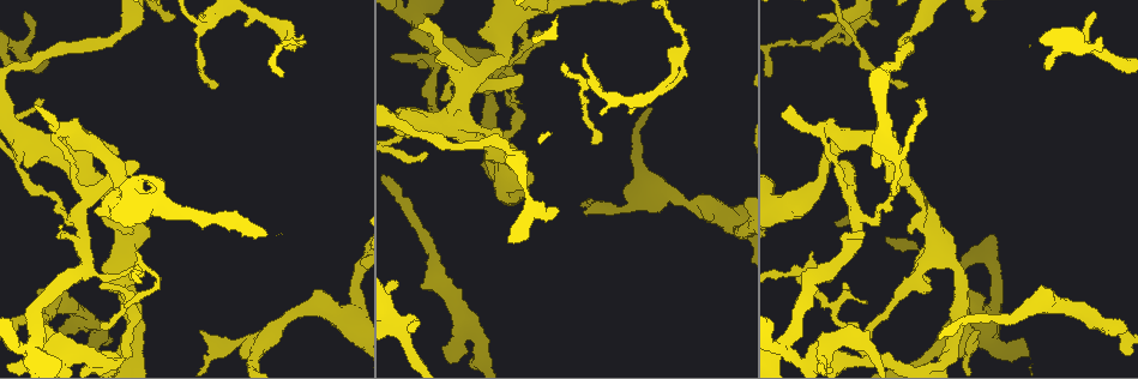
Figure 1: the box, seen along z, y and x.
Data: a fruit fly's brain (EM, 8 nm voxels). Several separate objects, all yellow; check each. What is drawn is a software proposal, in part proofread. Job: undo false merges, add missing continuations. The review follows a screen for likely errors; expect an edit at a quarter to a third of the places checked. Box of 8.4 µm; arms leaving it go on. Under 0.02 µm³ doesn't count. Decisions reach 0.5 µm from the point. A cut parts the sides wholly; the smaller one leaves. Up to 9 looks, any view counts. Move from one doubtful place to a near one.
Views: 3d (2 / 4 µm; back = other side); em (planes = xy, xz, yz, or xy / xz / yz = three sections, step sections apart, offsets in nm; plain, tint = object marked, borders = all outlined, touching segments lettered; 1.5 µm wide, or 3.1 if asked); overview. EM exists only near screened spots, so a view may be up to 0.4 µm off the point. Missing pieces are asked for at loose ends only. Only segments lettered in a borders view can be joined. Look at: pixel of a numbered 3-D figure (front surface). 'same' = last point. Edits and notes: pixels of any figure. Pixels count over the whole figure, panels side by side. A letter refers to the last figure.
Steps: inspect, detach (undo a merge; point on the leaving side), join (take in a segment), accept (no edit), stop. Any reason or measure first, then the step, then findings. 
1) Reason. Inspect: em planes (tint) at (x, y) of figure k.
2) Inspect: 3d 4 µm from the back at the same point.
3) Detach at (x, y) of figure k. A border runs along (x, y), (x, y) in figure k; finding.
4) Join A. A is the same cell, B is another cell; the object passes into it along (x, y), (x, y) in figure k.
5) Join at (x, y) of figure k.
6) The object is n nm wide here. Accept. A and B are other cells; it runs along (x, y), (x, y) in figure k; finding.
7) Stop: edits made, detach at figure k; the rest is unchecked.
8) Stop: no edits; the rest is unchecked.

Free end. Inspect: em planes (tint) at (477, 31) of figure 1.

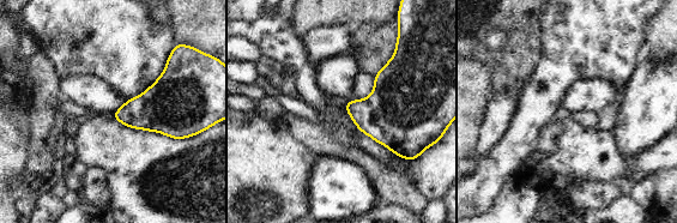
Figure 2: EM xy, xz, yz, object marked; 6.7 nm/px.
What lies round it. Inspect: em planes (borders) at the same point.

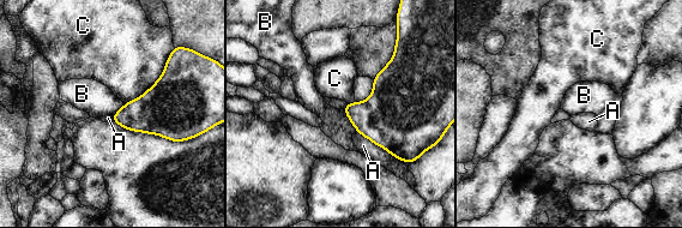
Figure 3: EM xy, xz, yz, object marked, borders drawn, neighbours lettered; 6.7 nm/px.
Accept. A, B and C are other cells; a border runs along (342, 109), (358, 132) in figure 3; no lettered segment goes on from it.

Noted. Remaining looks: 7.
Closes a loop. Inspect: 3d 4 µm at (60, 212) of figure 1.

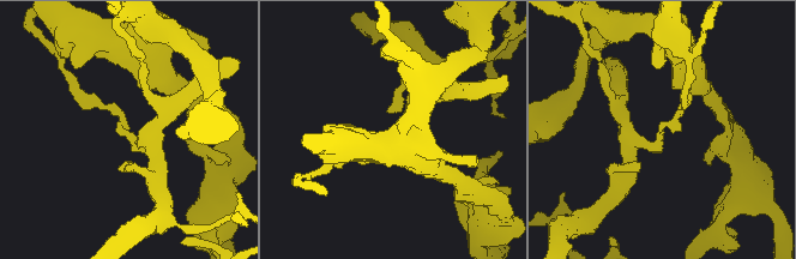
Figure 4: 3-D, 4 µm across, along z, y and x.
Inspect: em yz step 4 (tint) at (124, 129) of figure 4.

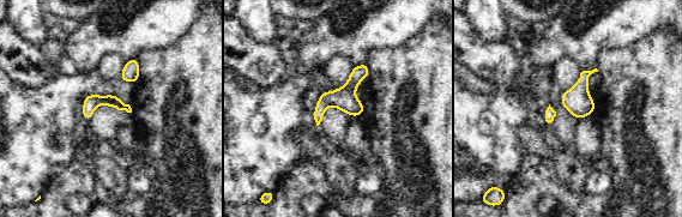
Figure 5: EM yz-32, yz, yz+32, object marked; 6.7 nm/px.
Inspect: em xy step 8 (borders) at the same point.

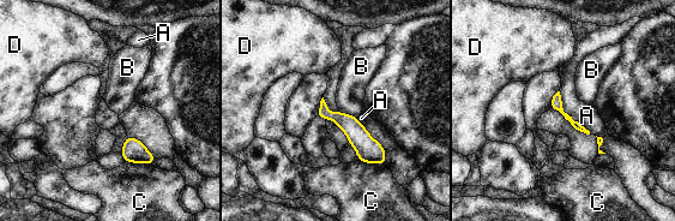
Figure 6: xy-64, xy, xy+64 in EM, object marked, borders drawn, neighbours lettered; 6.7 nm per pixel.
Accept. A, B, C and D are other cells; a border runs along (559, 91), (562, 108), (590, 132) in figure 6; all the same neuron.

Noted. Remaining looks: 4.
Tapers out. Inspect: 3d 4 µm at (842, 288) of figure 1.

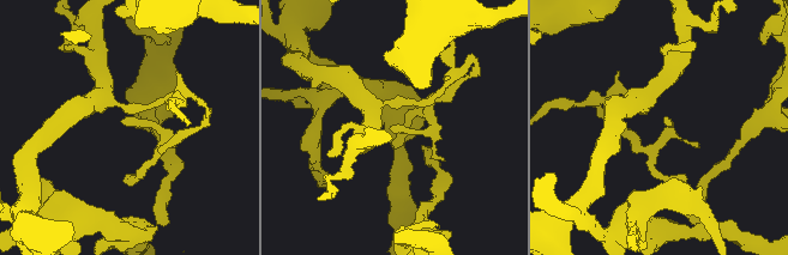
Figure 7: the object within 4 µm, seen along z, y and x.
Inspect: em planes (borders) at (392, 125) of figure 7.

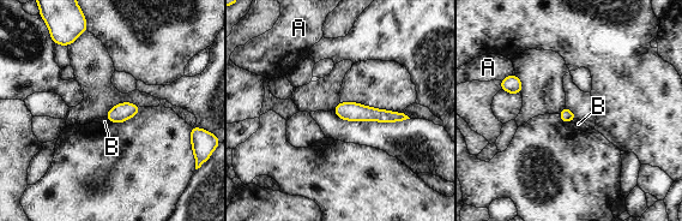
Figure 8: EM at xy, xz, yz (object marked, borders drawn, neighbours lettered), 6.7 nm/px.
Accept. A and B are other cells; a border runs along (578, 119), (562, 123) in figure 8; none of them fits.

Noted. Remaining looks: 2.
Thin end. Inspect: em yz step 8 (tint) at (132, 356) of figure 1.

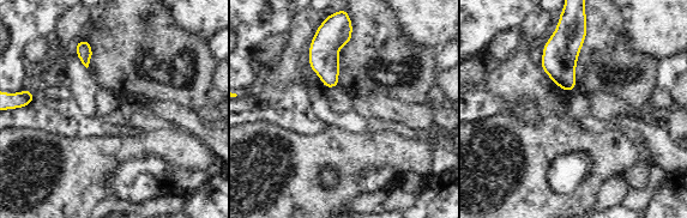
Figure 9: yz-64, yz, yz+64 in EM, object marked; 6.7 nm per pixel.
Inspect: em planes (borders) at the same point.

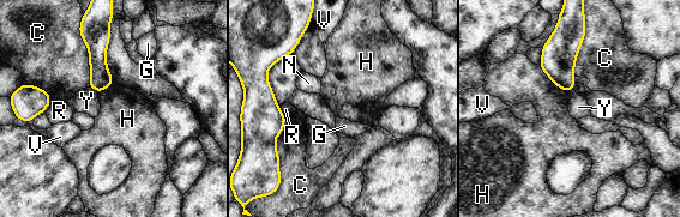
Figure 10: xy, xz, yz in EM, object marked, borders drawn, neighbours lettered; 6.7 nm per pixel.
Accept. C, G, H, N, R, V and Y are other cells; a border runs along (539, 65), (558, 86), (569, 91) in figure 10; no lettered segment goes on from it.

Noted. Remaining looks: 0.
Stop: no edits; the rest is unchecked.

